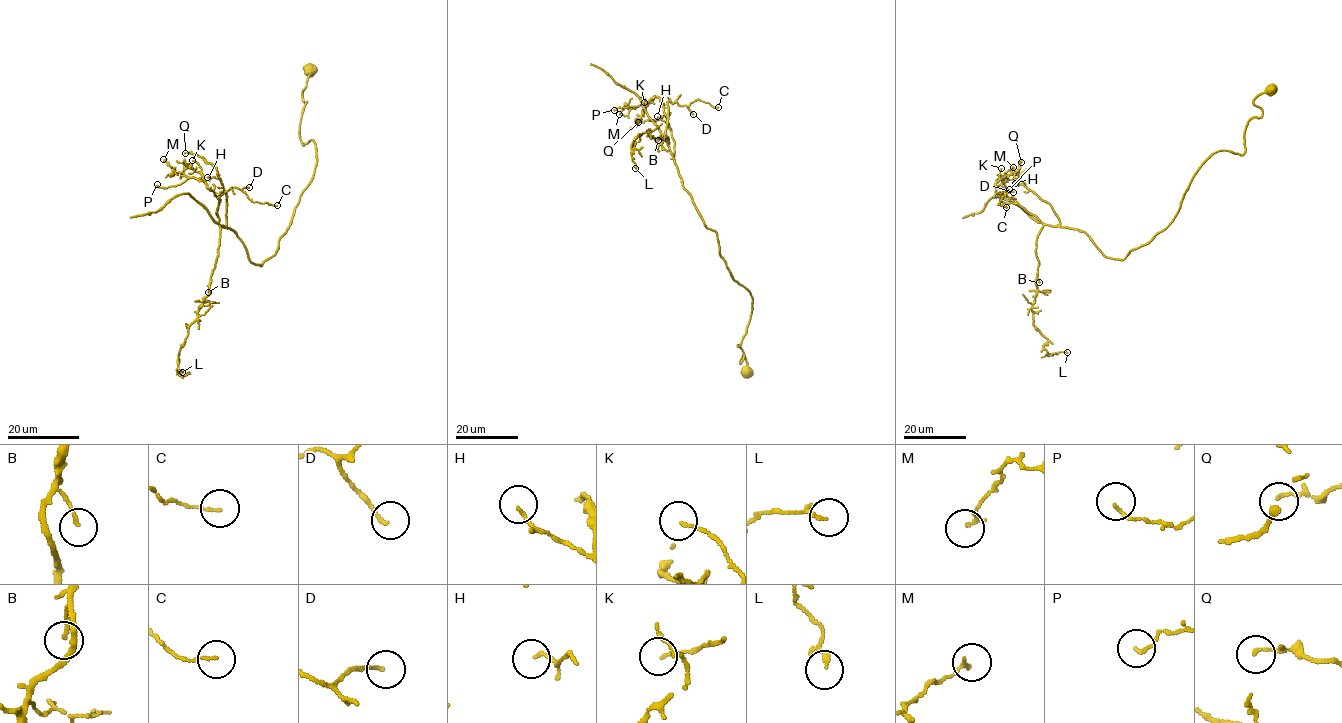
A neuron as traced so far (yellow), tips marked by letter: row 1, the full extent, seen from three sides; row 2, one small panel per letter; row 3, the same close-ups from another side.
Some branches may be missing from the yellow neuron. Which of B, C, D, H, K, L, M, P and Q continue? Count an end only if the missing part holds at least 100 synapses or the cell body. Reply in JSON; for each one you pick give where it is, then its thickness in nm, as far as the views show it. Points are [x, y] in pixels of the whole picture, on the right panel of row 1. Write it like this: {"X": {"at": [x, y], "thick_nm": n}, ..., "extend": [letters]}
{"extend": []}

